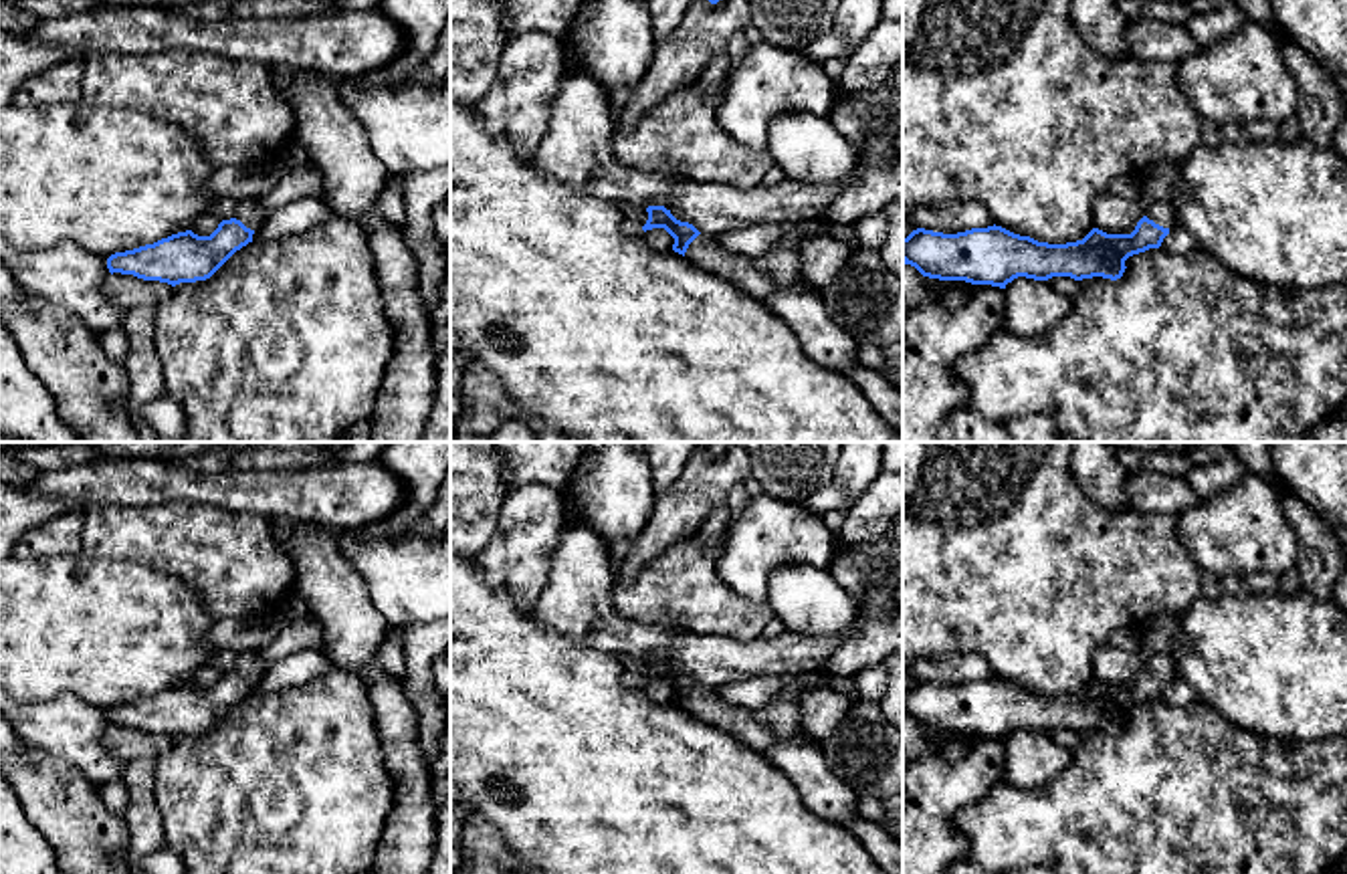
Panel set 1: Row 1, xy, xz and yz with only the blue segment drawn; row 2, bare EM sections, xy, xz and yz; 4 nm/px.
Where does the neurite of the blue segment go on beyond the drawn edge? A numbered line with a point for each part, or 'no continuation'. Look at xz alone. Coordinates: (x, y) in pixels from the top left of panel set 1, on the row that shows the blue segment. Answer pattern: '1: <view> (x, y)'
1: xz (802, 309)

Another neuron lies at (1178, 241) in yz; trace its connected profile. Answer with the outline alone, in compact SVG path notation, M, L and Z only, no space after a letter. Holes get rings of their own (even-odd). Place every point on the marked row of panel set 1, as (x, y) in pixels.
M1181 226L1171 228L1161 242L1163 250L1179 256L1191 252L1196 246L1196 238Z

